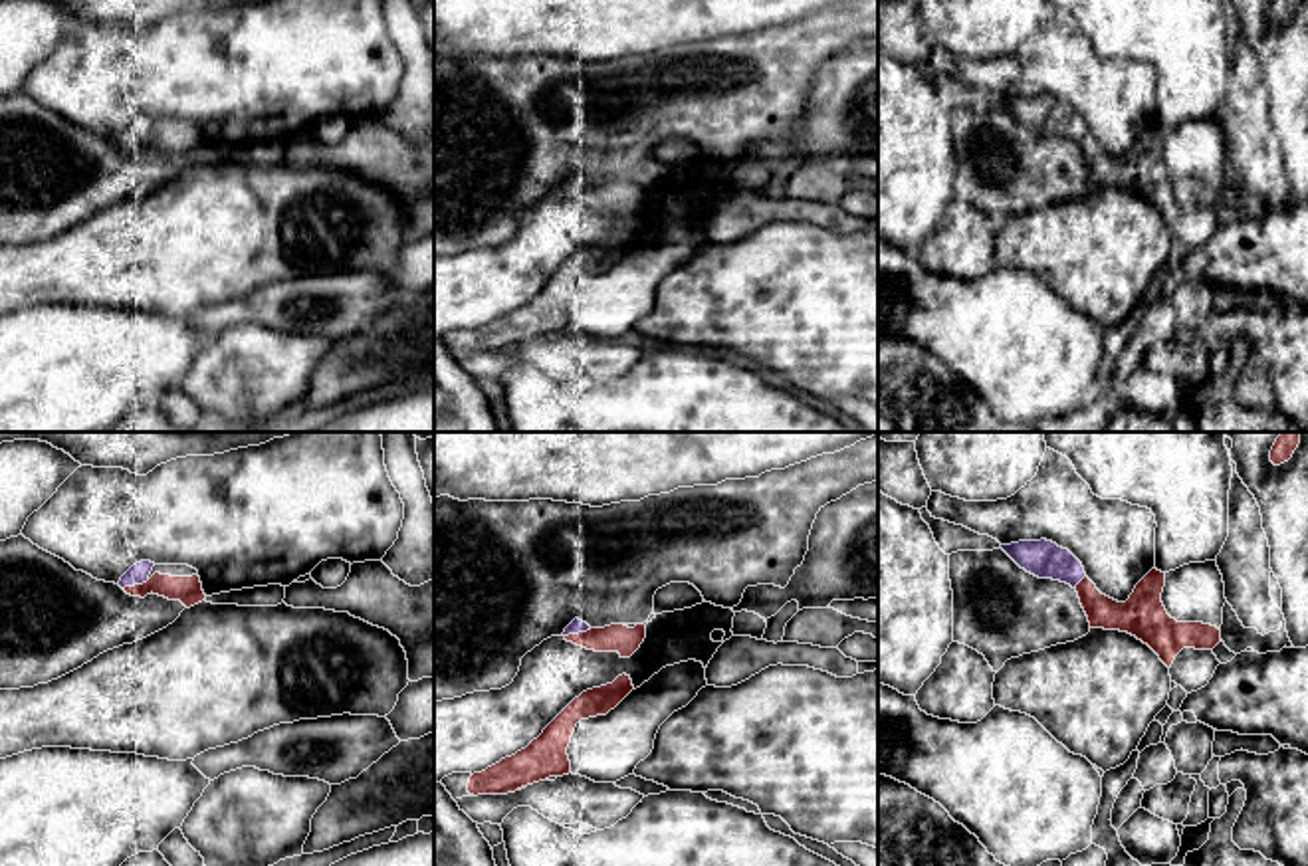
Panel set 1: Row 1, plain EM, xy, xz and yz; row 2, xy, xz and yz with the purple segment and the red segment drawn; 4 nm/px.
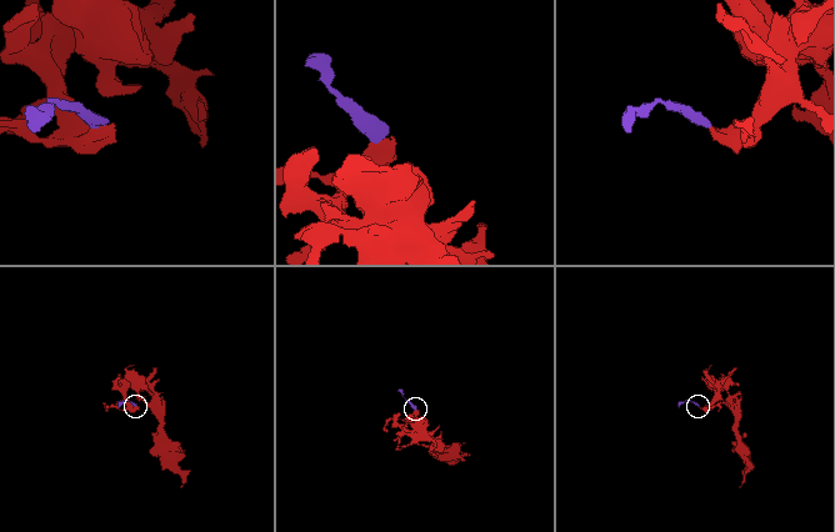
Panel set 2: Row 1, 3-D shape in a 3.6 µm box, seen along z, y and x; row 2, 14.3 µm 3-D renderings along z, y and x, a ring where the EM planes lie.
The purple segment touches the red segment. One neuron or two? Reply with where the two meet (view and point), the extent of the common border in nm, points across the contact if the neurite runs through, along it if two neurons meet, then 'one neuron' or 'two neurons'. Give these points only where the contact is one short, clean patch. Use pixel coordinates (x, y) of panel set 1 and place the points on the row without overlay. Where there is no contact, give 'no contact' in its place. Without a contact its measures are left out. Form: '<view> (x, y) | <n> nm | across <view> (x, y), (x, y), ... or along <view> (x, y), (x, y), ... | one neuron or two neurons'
xy (135, 139) | 120 nm | one neuron

